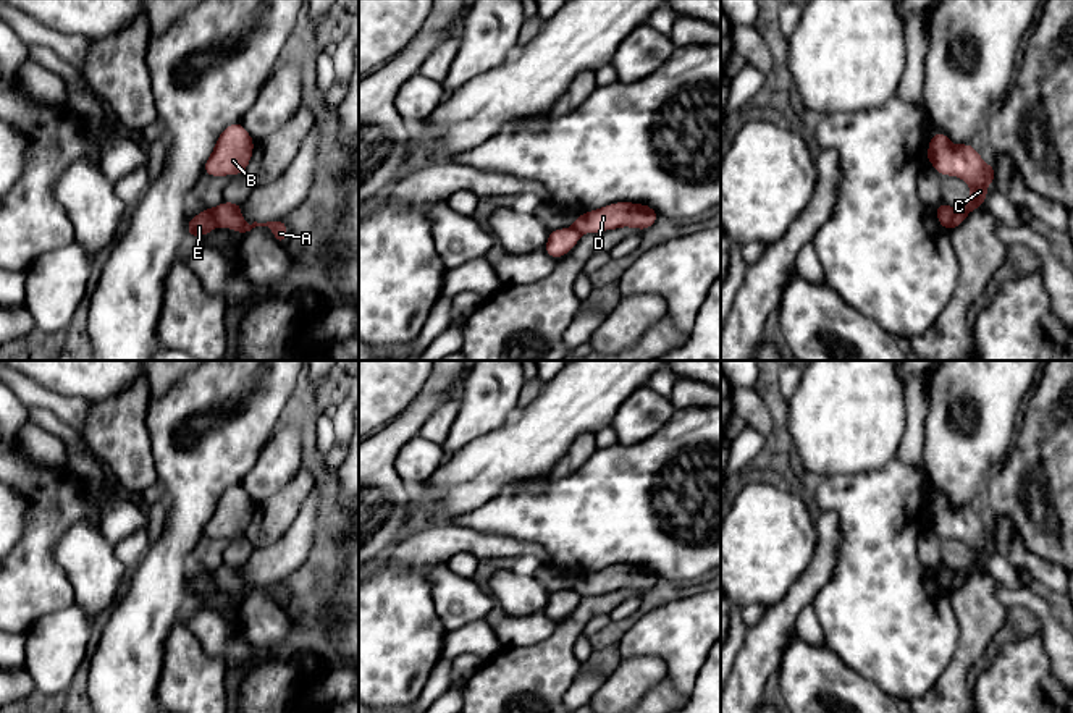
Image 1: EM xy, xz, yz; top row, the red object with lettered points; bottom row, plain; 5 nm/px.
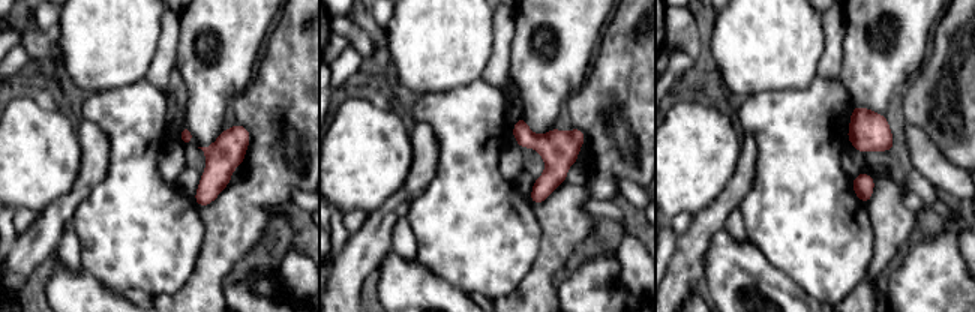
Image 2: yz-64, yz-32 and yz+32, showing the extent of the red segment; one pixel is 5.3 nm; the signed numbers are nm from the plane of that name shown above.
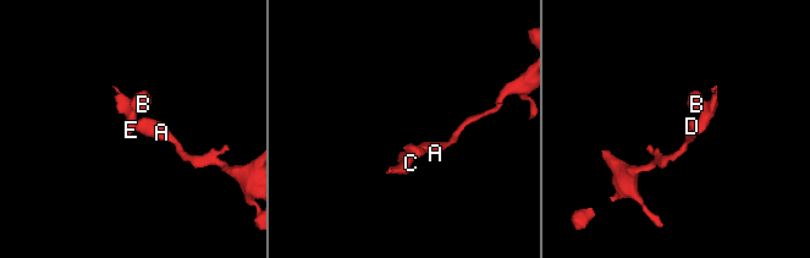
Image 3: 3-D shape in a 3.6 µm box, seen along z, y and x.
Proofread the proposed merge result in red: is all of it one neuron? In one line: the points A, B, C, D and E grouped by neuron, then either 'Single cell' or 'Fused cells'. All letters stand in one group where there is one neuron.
Groups: A D / B C E. Fused cells

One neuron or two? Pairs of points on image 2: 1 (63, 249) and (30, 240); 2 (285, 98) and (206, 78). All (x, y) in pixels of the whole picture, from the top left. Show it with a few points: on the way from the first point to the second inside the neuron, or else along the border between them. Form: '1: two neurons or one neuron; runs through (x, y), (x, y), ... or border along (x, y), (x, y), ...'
1: two neurons; border along (69, 222), (65, 225), (54, 251)
2: two neurons; border along (258, 65), (251, 81), (231, 101)

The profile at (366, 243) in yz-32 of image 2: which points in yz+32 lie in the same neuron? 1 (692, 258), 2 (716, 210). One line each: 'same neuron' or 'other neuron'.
1: same neuron
2: same neuron

